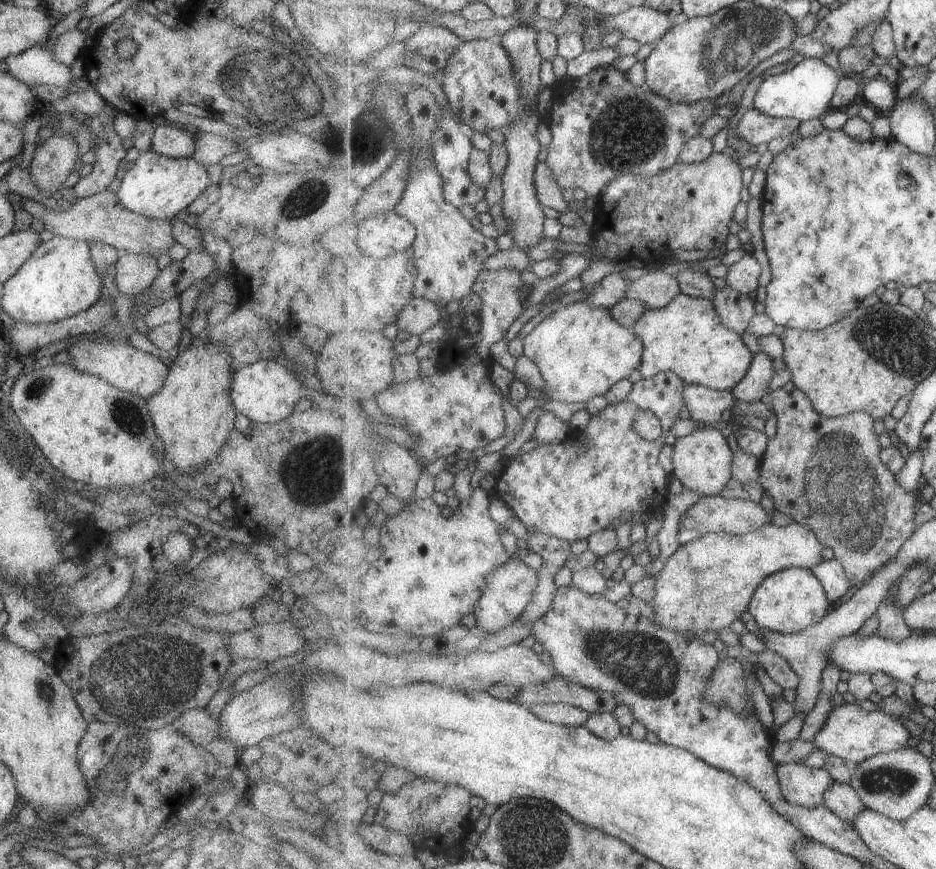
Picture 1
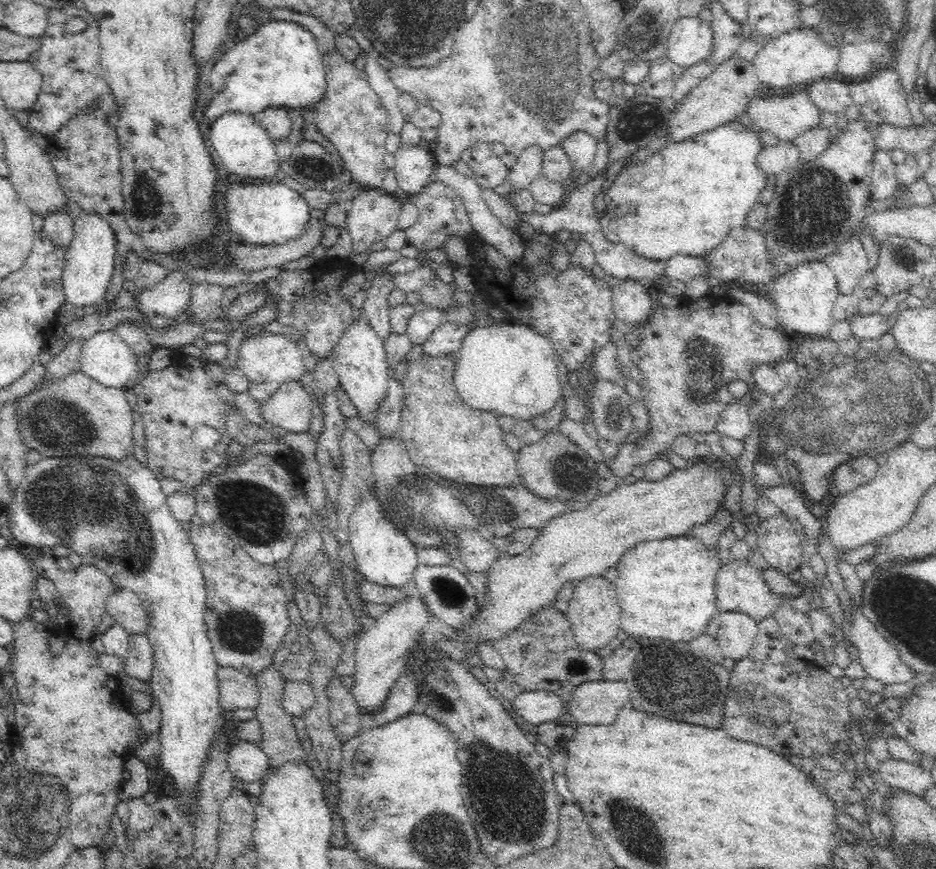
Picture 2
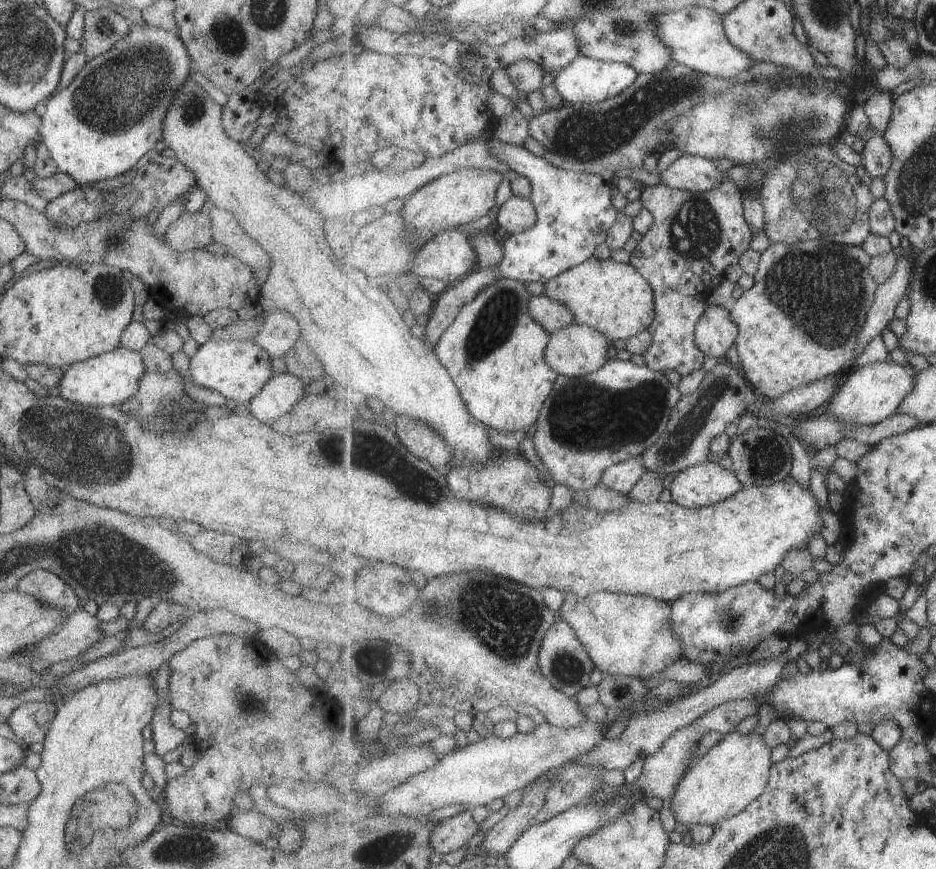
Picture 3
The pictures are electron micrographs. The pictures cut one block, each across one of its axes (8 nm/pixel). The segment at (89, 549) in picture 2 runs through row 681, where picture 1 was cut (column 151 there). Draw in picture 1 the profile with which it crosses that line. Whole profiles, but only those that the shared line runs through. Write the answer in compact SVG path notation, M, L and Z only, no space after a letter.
M152 149L133 159L133 166L125 171L115 195L127 210L147 218L170 220L187 208L211 184L206 167L191 158L167 158Z

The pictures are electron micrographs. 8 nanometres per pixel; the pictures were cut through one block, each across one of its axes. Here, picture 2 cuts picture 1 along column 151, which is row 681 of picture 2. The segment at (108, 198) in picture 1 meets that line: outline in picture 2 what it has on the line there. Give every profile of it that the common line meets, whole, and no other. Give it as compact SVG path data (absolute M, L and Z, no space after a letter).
M219 666L217 668L220 706L224 711L237 708L249 708L255 711L259 702L256 678L246 676L235 668Z

